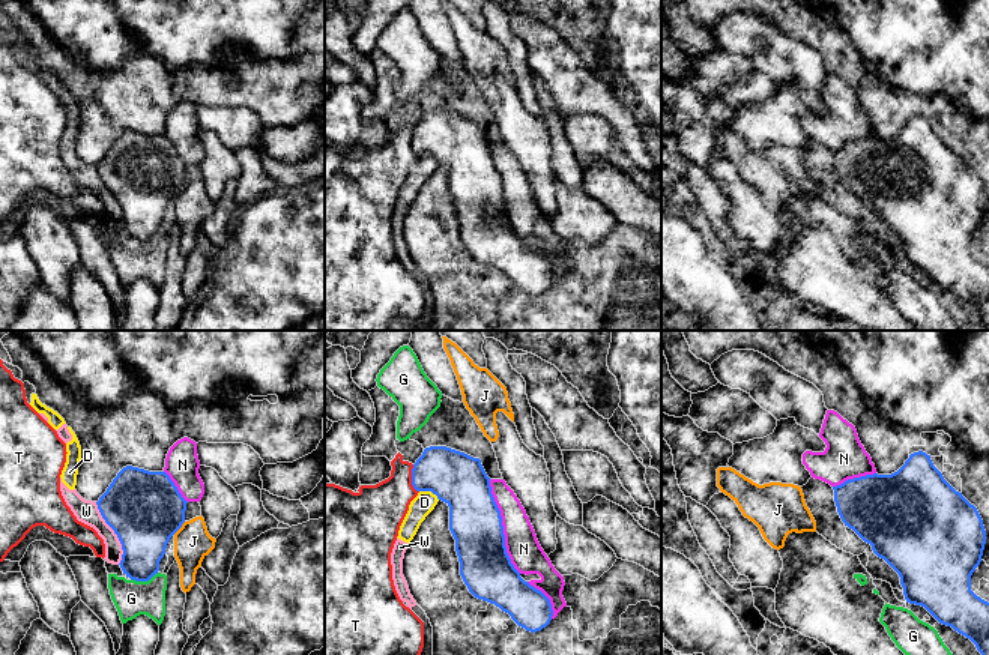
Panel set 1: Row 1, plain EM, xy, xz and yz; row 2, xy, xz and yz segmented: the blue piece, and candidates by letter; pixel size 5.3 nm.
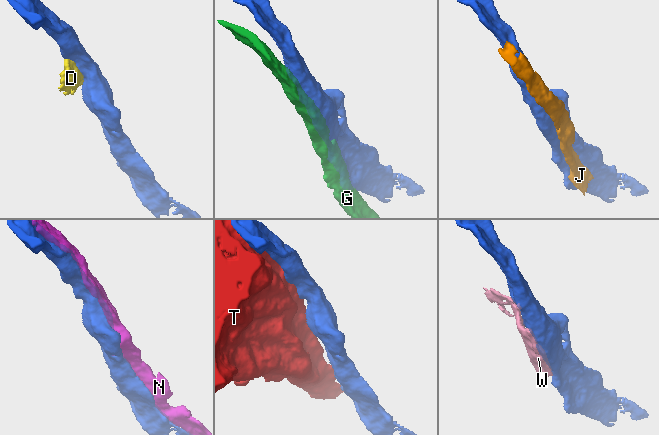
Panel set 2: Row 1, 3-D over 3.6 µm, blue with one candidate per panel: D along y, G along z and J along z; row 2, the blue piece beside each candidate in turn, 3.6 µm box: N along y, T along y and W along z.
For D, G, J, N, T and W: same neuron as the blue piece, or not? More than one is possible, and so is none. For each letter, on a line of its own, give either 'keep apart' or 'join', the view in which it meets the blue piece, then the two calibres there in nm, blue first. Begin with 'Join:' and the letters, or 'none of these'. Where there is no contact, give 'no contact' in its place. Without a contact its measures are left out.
Join: none of these
D: keep apart; contact in xz; calibres 280 and 110 nm
G: keep apart; contact in xy; calibres 260 and 190 nm
J: keep apart; contact in xy; calibres 400 and 190 nm
N: keep apart; contact in xz; calibres 280 and 180 nm
T: keep apart; contact in xz; calibres 280 and 280 nm
W: keep apart; contact in xy; calibres 400 and 130 nm

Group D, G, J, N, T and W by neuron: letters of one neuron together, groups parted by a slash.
D W / G / J / N / T

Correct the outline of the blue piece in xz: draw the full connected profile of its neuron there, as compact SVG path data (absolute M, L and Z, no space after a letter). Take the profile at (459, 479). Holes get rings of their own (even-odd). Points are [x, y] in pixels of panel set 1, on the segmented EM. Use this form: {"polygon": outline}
{"polygon": "M446 446L425 448L413 464L412 485L416 491L431 491L449 506L449 530L455 539L460 575L469 592L508 613L526 631L546 628L553 616L550 599L525 581L511 563L501 511L481 460Z"}

